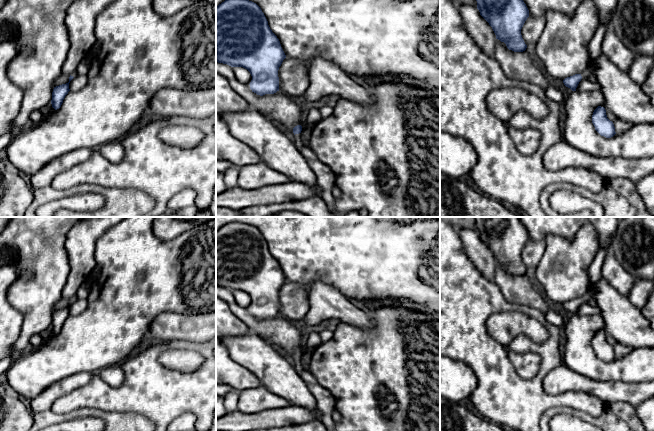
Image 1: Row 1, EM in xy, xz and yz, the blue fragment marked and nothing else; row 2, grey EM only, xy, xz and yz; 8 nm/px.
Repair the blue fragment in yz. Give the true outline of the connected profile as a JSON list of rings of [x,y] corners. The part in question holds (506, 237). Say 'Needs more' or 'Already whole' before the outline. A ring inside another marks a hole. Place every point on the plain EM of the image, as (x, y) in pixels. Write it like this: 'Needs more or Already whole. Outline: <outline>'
Already whole. Outline: [[[475,217],[477,233],[480,239],[492,251],[496,263],[504,266],[509,274],[523,276],[526,274],[521,253],[529,241],[529,234],[518,217]]]

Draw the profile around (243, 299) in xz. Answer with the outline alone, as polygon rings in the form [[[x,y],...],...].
[[[232,291],[236,302],[243,308],[250,308],[252,300],[250,296],[243,291]]]

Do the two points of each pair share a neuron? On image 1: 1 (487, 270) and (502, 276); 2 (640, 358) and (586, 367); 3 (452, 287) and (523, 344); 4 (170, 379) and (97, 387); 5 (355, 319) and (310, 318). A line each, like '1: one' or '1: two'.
1: two
2: one
3: one
4: one
5: one

